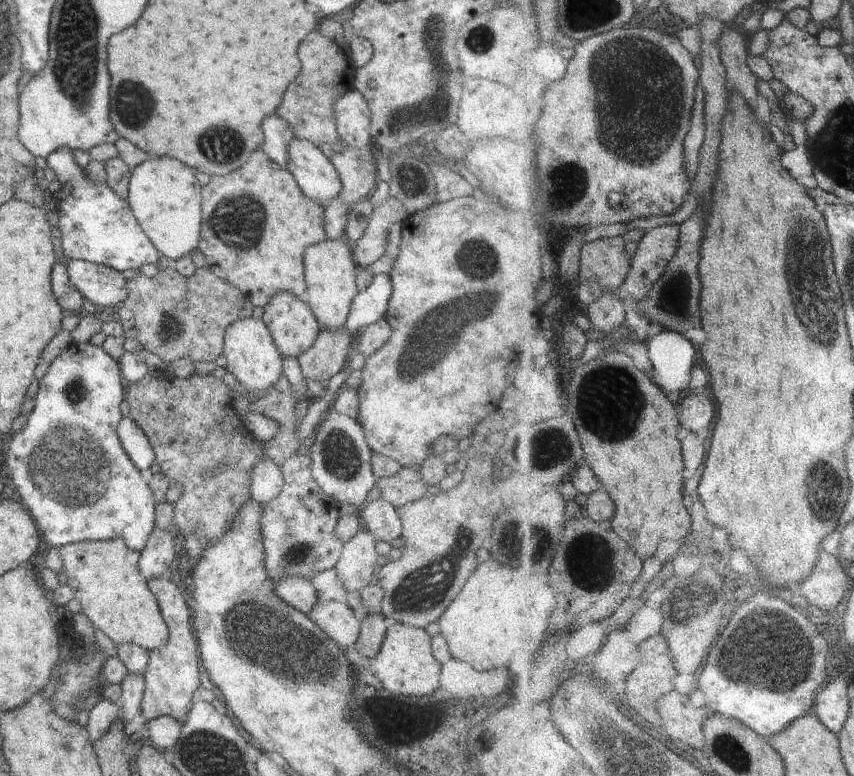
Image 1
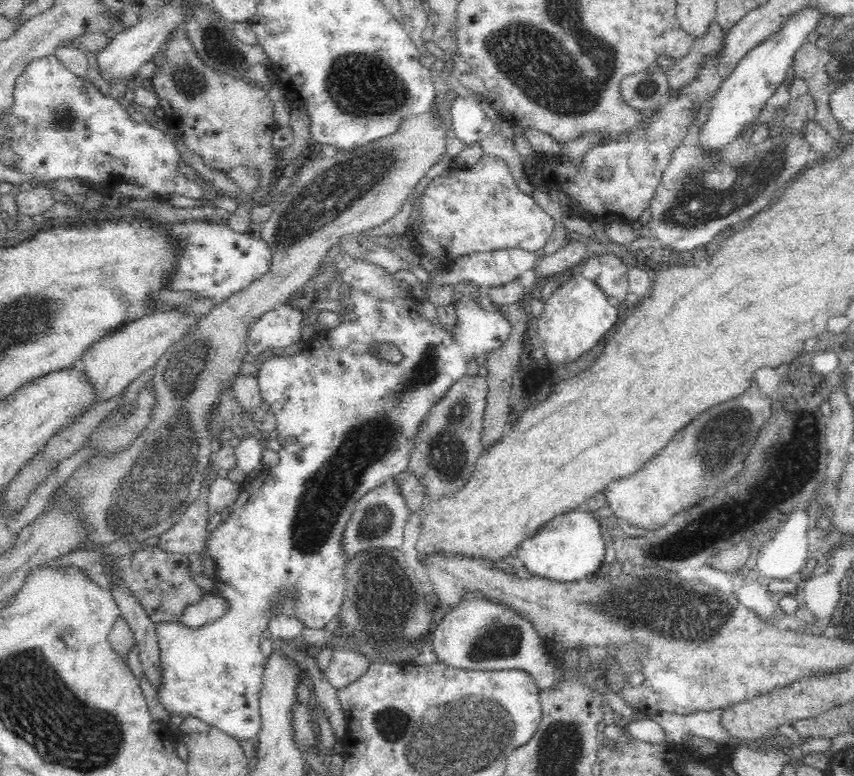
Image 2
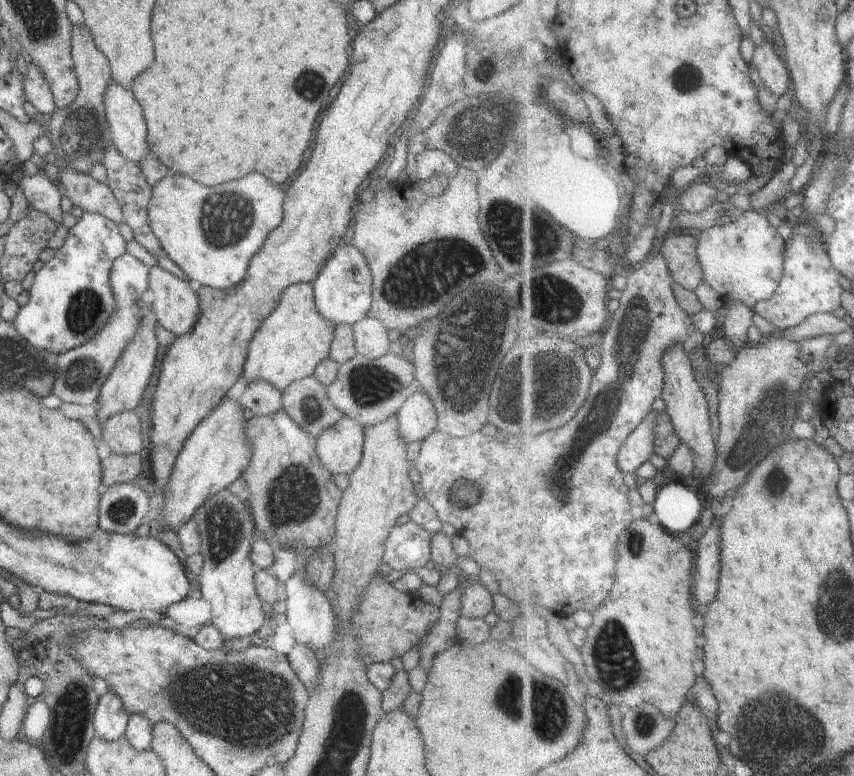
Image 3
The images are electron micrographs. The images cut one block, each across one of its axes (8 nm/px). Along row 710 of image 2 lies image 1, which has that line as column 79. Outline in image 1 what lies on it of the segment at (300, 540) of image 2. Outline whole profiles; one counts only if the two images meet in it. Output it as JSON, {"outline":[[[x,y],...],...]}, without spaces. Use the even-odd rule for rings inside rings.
{"outline":[[[61,147],[47,154],[46,164],[56,178],[63,185],[72,184],[72,190],[67,198],[60,200],[58,209],[54,212],[53,220],[60,229],[62,249],[64,252],[64,261],[79,259],[98,265],[114,268],[117,272],[124,270],[138,271],[142,270],[145,264],[155,266],[160,263],[160,252],[154,248],[154,244],[150,242],[146,234],[142,231],[140,224],[136,221],[134,214],[127,202],[118,197],[104,182],[90,182],[86,178],[86,169],[80,167],[74,159],[73,152],[70,148]]]}

